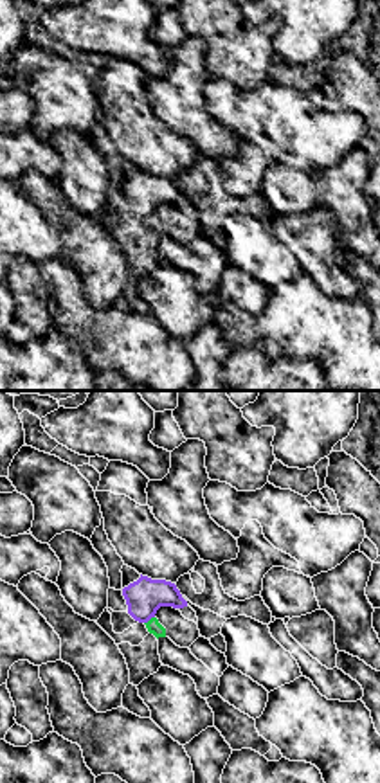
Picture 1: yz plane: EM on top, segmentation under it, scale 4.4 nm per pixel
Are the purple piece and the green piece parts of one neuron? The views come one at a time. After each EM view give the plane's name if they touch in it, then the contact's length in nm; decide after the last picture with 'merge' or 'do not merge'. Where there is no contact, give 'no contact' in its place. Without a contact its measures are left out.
contact in yz; length 60 nm

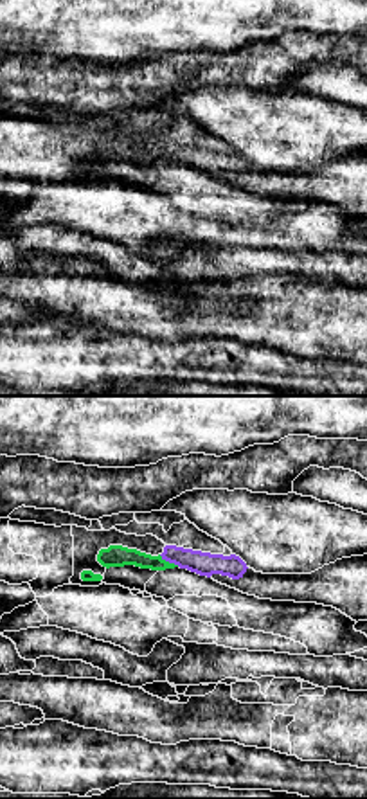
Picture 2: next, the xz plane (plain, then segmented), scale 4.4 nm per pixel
contact in xz; length 110 nm

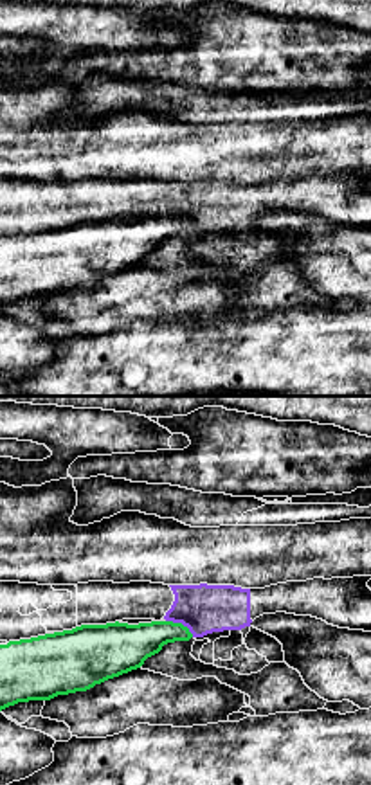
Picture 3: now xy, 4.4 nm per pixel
contact in xy; length 150 nm

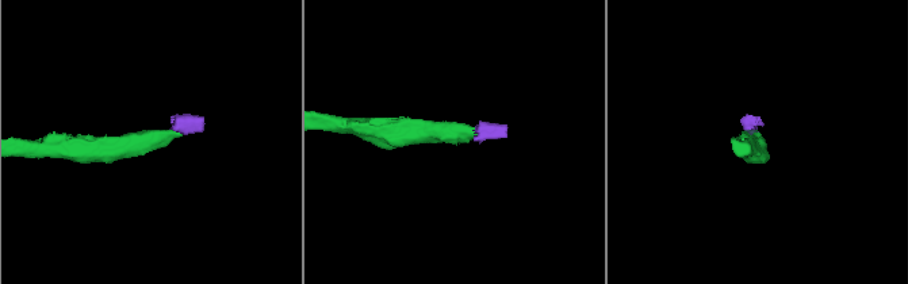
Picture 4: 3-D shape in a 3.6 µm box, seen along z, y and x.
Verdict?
do not merge

